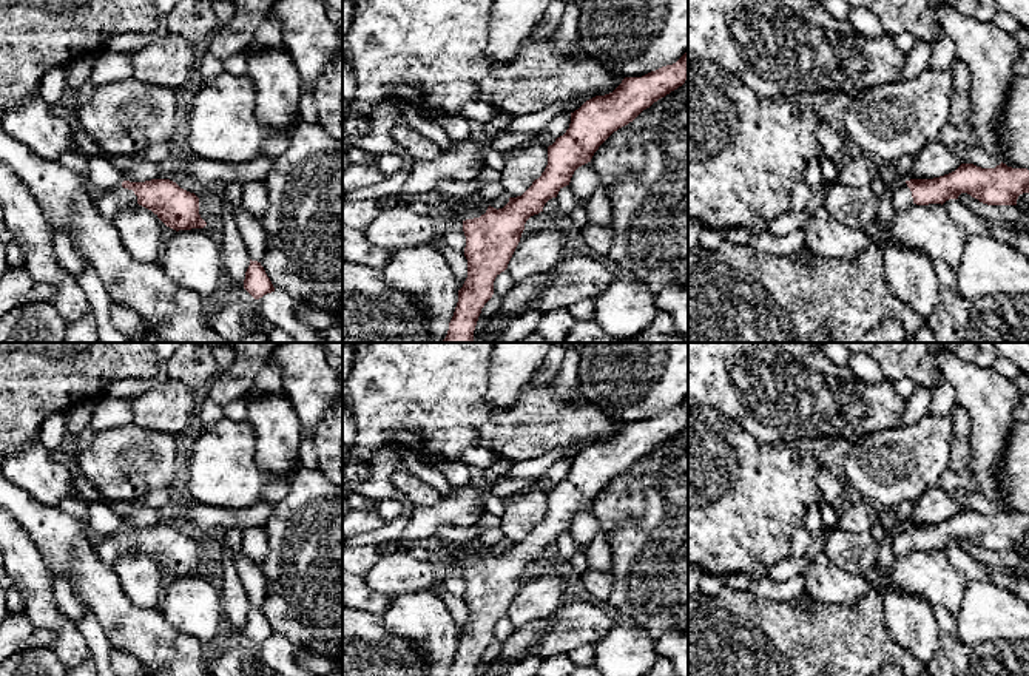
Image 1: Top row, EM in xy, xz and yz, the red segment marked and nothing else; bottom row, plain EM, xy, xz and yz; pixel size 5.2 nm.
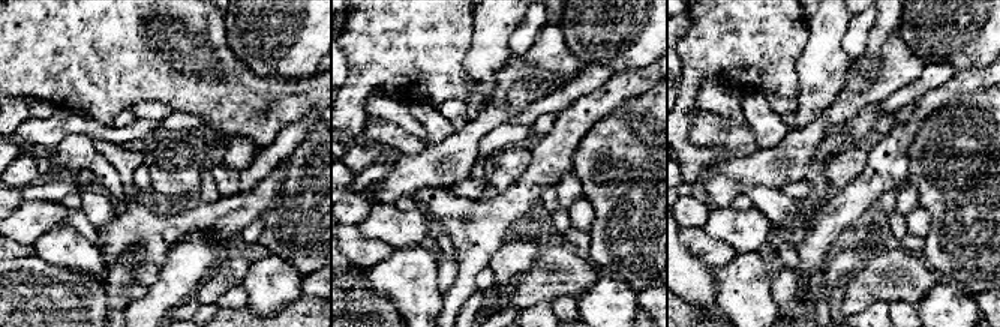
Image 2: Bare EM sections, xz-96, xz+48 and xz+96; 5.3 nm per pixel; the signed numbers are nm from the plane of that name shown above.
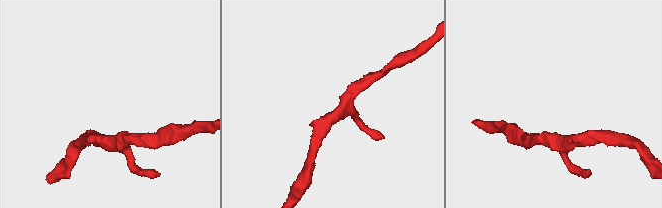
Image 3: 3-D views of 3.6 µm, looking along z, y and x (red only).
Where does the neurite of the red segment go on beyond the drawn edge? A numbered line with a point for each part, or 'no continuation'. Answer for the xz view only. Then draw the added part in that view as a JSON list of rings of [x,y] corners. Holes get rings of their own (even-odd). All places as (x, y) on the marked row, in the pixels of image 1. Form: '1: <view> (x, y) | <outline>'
1: xz (465, 209) | [[[435,194],[430,198],[435,210],[446,210],[461,221],[480,218],[486,213],[488,204],[474,201],[474,199],[463,199],[455,196],[446,196],[446,194]]]

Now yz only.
1: yz (901, 196) | [[[898,181],[890,188],[893,211],[899,213],[913,205],[912,191],[906,182]]]

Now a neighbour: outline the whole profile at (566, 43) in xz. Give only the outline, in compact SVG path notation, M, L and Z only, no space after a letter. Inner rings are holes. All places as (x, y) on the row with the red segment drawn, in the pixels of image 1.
M580 0L563 3L562 20L554 31L554 52L560 57L574 57L582 52L579 43Z

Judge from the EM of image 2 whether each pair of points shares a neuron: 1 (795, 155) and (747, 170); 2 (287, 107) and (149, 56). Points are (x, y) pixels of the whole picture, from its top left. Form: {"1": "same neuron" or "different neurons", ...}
{"1": "same neuron", "2": "same neuron"}

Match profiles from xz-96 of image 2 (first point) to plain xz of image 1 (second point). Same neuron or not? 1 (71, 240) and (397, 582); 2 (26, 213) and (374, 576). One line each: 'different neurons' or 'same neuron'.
1: different neurons
2: same neuron

